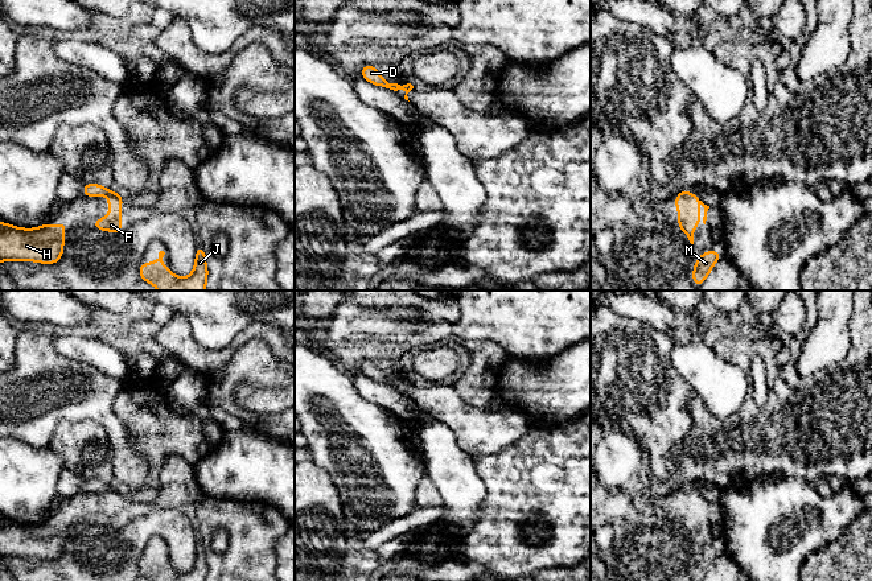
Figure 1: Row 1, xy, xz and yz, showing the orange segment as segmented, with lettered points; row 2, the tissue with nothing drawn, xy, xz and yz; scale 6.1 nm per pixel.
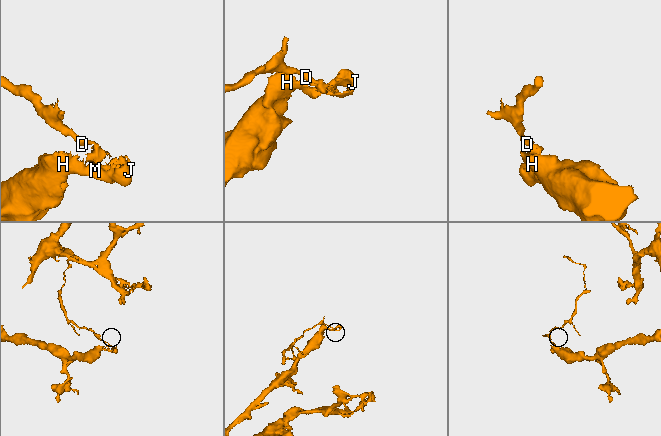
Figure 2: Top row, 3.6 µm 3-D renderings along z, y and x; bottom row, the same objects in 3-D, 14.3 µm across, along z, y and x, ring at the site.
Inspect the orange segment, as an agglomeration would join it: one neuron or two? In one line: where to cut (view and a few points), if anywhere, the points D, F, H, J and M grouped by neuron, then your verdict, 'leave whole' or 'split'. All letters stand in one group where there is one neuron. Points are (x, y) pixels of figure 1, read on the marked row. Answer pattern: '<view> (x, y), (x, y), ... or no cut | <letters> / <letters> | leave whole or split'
xy (112, 192), (107, 196) | D / F H J M | split

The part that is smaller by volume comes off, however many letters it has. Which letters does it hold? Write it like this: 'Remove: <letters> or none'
Remove: D

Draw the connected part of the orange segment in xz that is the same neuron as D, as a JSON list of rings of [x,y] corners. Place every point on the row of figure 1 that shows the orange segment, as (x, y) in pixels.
[[[363,65],[361,69],[362,78],[378,87],[386,87],[394,91],[404,90],[404,86],[400,86],[398,83],[388,83],[383,79],[383,77],[379,74],[379,71],[373,65]]]

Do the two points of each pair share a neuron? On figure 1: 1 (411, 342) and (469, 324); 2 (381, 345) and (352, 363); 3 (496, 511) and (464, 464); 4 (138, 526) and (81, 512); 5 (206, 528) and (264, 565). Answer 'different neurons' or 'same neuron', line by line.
1: different neurons
2: same neuron
3: different neurons
4: different neurons
5: same neuron

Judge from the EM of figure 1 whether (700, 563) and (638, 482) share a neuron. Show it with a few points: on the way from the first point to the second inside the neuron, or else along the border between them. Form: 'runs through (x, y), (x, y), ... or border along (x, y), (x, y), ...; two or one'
runs through (702, 536), (702, 526), (679, 503), (661, 503); one

